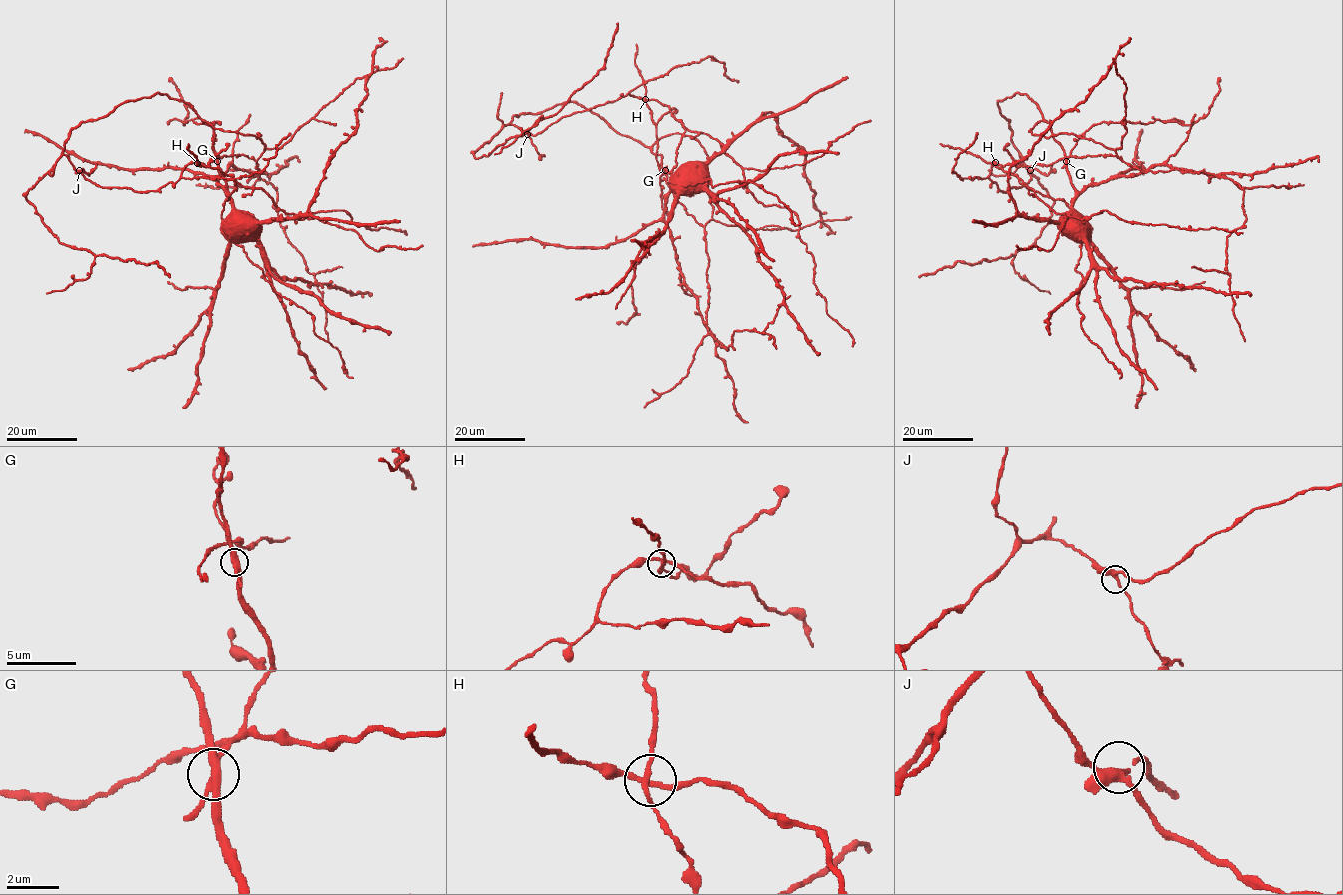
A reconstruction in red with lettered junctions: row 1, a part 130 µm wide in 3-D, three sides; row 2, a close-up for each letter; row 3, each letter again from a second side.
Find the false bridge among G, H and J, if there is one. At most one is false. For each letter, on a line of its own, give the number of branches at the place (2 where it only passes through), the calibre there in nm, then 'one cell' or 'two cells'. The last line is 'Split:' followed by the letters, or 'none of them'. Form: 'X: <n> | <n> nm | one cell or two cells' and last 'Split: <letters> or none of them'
G: 4 | 320 nm | two cells
H: 4 | 220 nm | one cell
J: 4 | 280 nm | one cell
Split: G

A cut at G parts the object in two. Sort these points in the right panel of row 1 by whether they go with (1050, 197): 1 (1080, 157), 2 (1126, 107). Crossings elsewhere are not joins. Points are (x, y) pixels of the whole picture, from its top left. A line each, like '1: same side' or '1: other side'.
1: same side
2: same side

